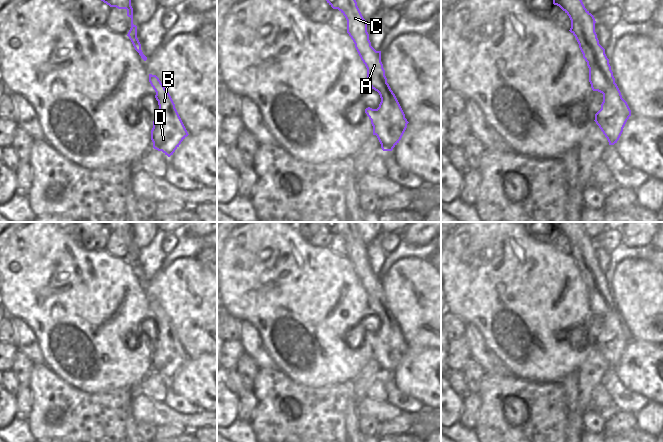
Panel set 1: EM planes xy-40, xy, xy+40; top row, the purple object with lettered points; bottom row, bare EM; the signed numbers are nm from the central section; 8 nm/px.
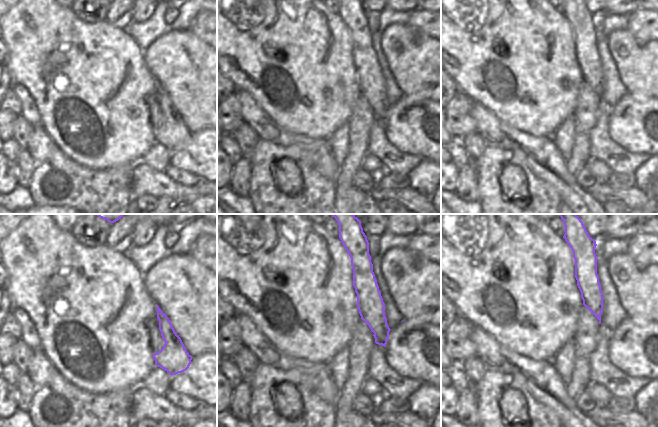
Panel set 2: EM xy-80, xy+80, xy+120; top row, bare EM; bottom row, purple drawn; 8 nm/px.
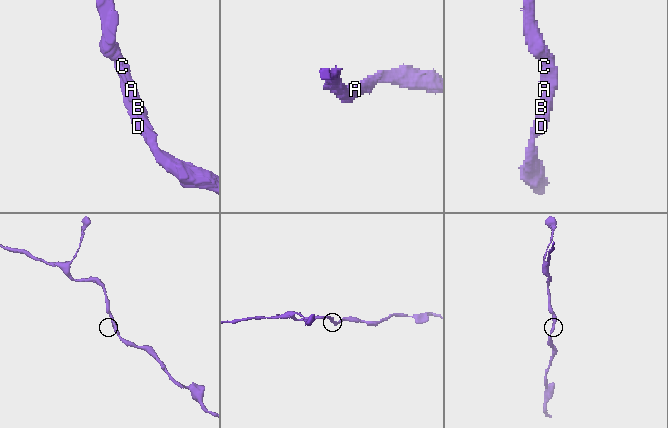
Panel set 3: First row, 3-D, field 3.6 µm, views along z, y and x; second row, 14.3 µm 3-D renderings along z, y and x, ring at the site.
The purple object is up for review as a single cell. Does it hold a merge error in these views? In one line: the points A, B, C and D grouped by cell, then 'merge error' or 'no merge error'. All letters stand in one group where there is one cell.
A B C D | no merge error

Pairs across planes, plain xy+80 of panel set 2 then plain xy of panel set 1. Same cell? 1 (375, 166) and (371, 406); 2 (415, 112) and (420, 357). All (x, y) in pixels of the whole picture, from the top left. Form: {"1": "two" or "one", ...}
{"1": "two", "2": "one"}

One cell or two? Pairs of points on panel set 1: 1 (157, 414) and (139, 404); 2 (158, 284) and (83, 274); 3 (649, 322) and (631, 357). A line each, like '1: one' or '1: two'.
1: one
2: two
3: two

